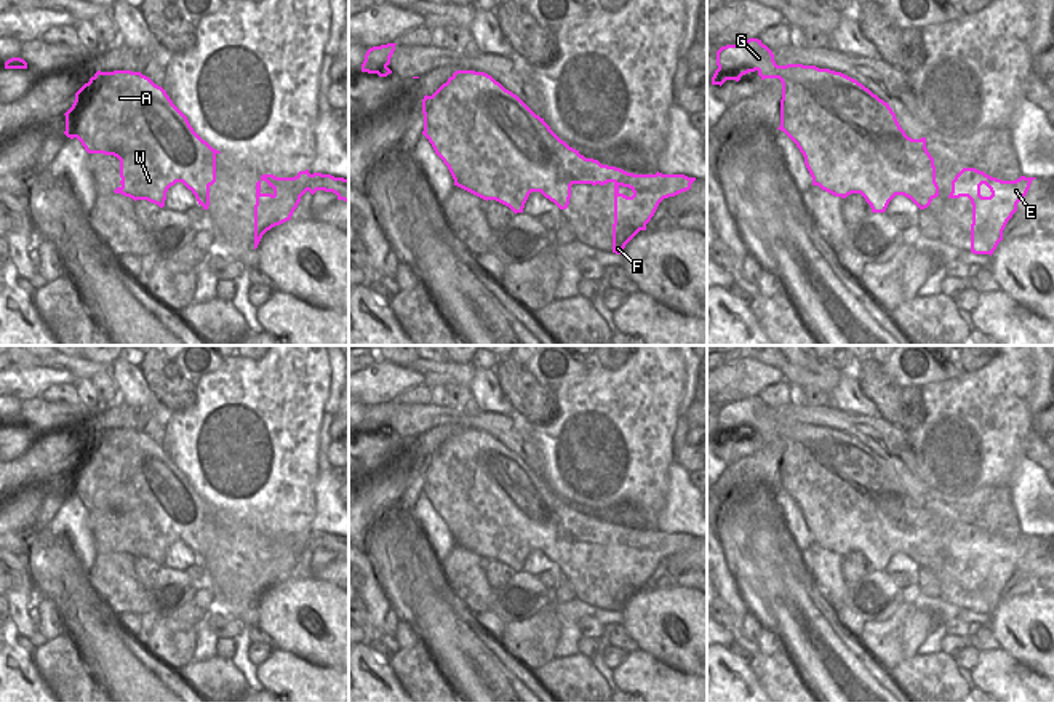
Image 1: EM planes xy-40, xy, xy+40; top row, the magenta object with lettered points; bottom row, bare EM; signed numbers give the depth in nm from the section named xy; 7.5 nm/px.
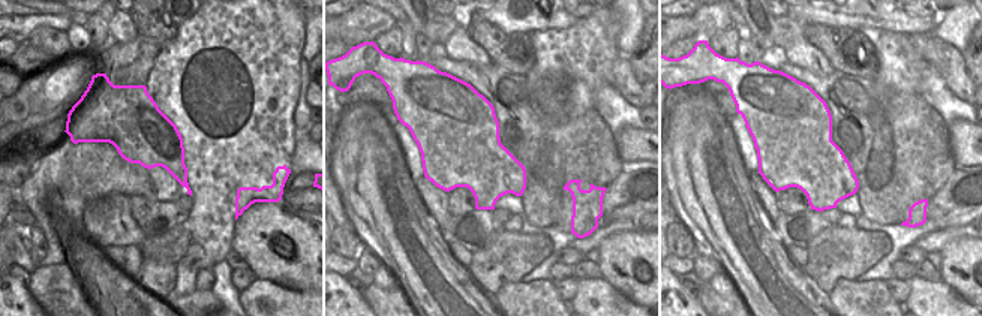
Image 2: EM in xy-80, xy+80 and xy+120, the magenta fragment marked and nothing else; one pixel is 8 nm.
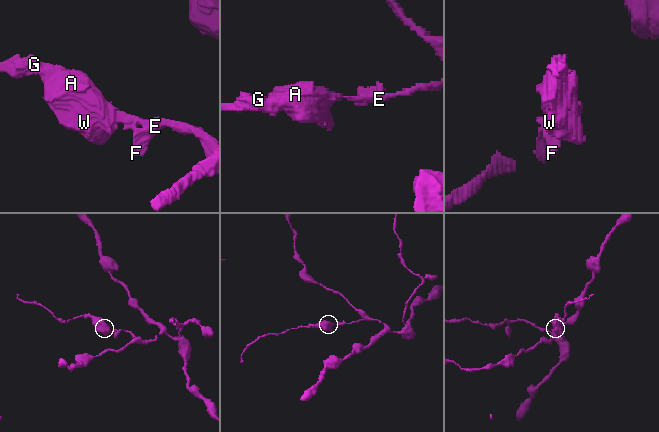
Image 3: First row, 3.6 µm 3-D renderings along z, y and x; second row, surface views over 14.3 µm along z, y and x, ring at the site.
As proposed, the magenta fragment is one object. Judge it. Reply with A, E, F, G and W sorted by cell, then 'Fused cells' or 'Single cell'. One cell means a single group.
Groups: A E F G W. Single cell

